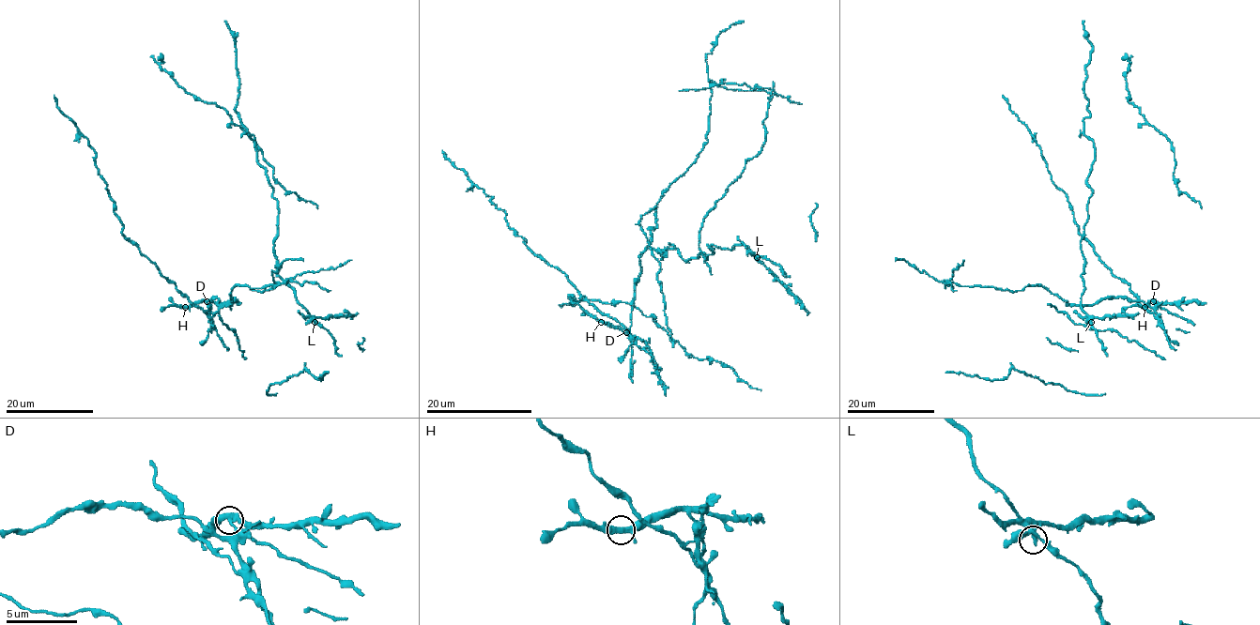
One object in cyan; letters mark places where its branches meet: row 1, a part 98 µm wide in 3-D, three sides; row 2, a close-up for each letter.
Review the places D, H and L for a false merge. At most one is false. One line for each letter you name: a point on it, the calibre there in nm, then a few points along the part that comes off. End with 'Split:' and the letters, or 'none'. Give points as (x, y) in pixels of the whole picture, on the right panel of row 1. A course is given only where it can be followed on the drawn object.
D: Place: (1153, 301). Thickness 280 nm
Split: D

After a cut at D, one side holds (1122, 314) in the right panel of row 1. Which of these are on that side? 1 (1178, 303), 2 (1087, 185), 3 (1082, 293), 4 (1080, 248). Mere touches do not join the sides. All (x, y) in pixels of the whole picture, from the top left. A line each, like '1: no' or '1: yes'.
1: yes
2: yes
3: yes
4: yes

